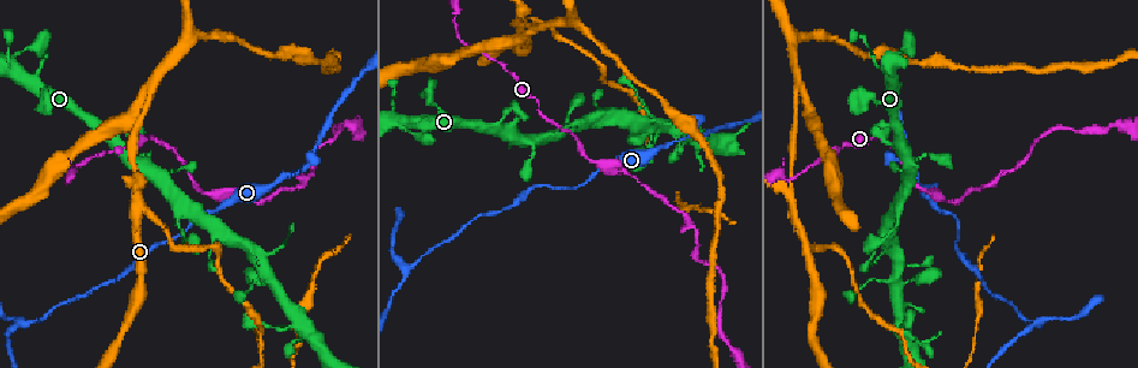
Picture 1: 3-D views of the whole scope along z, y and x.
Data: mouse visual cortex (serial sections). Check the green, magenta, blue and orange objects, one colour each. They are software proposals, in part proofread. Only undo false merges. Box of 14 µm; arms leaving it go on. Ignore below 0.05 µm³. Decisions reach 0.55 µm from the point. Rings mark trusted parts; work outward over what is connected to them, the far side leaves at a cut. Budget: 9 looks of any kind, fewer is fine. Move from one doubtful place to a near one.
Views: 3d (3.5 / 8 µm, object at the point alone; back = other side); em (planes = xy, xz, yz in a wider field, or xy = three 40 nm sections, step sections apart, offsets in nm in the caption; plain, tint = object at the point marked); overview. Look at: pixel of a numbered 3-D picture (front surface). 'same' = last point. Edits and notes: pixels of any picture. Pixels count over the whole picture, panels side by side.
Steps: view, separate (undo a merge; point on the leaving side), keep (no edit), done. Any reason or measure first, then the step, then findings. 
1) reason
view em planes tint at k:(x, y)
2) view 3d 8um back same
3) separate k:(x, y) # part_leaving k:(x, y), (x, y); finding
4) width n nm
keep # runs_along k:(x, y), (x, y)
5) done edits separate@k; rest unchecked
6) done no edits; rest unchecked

four arms meet
view 3d 3.5um at 1:(525, 17)

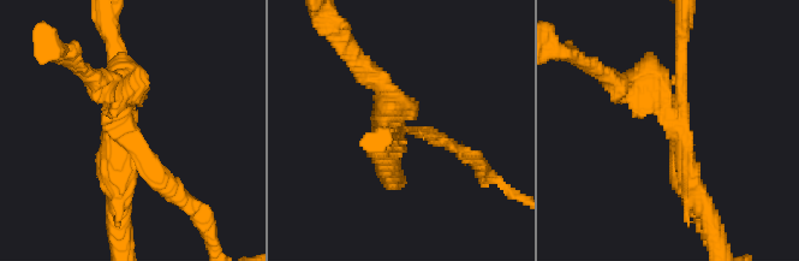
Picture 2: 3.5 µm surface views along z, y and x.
arms 4; arm_widths 200, 200, 300, 350 nm
view em xy step 1 tint at 2:(677, 142)

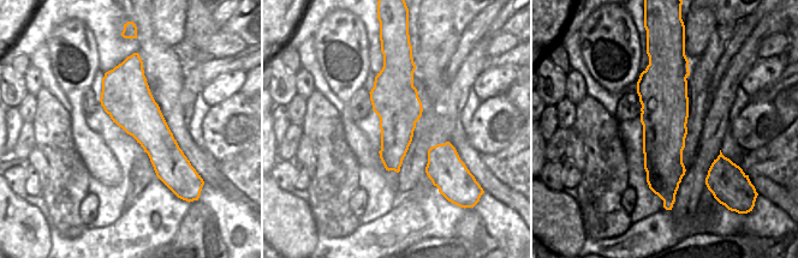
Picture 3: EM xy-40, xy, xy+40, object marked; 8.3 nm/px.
separate 2:(387, 90) # a second cell is stuck on

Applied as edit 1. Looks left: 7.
sharp bend
view 3d 8um back at 1:(795, 85)

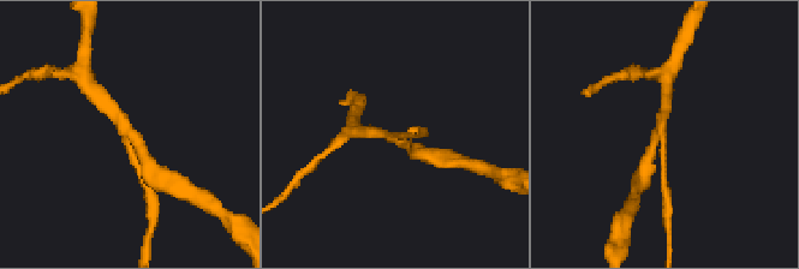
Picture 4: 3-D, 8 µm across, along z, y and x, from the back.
arms 3; arm_widths 250, 300, 300 nm
view em planes tint at 4:(127, 135)

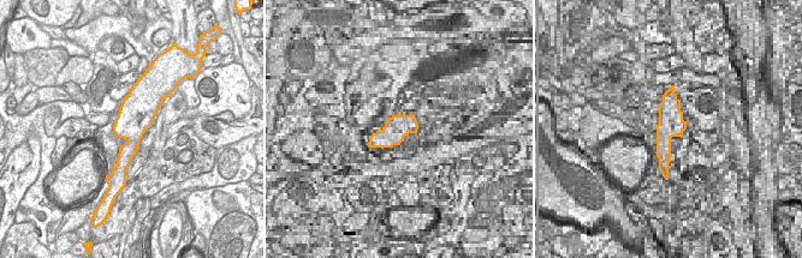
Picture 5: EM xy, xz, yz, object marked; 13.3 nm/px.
width 480 nm
keep # runs_along 4:(139, 169), (120, 119), (107, 106); continuous, no second cell

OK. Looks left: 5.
branch point
view 3d 8um at 1:(307, 163)

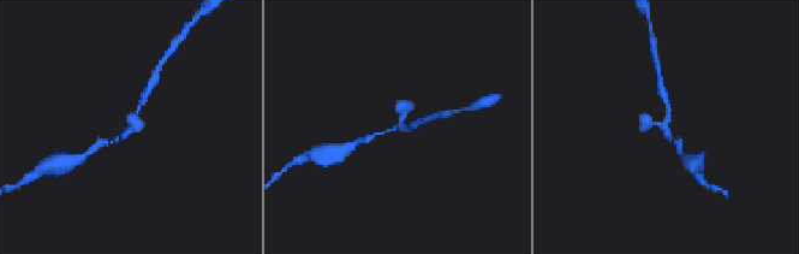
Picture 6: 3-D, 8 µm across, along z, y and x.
need the tissue
view em xy step 2 tint at 6:(665, 126)

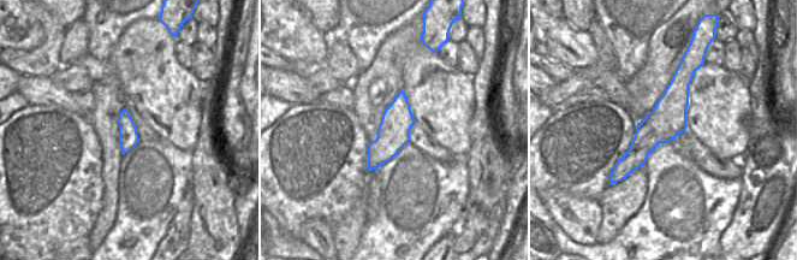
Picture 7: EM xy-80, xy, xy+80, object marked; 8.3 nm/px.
width 260 nm
keep # runs_along 7:(680, 69), (670, 114), (623, 175); one cell here

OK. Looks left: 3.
abrupt turn
view 3d 3.5um back at 1:(408, 268)

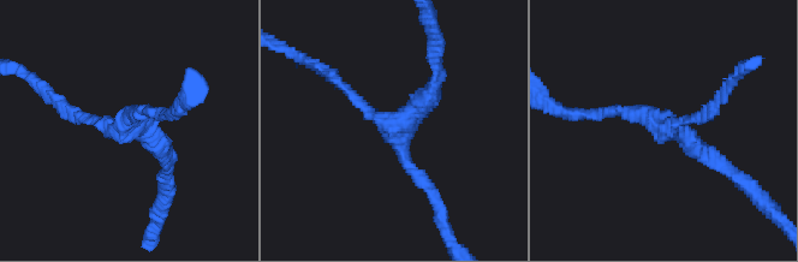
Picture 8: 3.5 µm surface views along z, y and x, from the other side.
arms 3; arm_widths 150, 200, 250 nm
view em planes tint at 8:(127, 128)

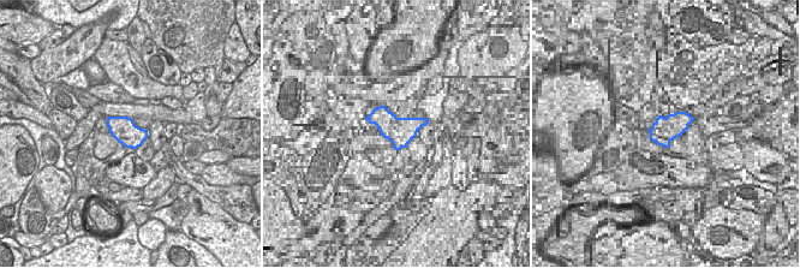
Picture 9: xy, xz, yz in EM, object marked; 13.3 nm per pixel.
another direction
view em xy step 3 tint same

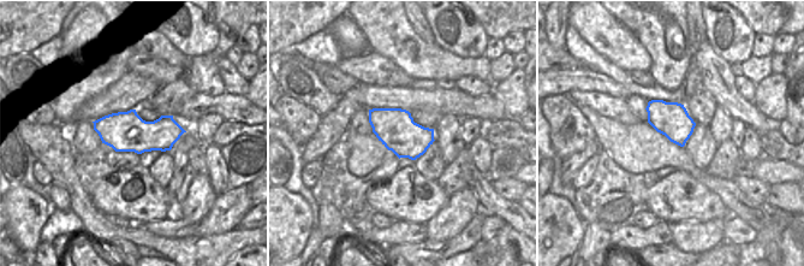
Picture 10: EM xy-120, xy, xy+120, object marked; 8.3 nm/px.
keep # runs_along 8:(65, 107), (146, 132), (168, 166); continuous, no second cell

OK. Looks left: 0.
done edits separate@2; rest unchecked

